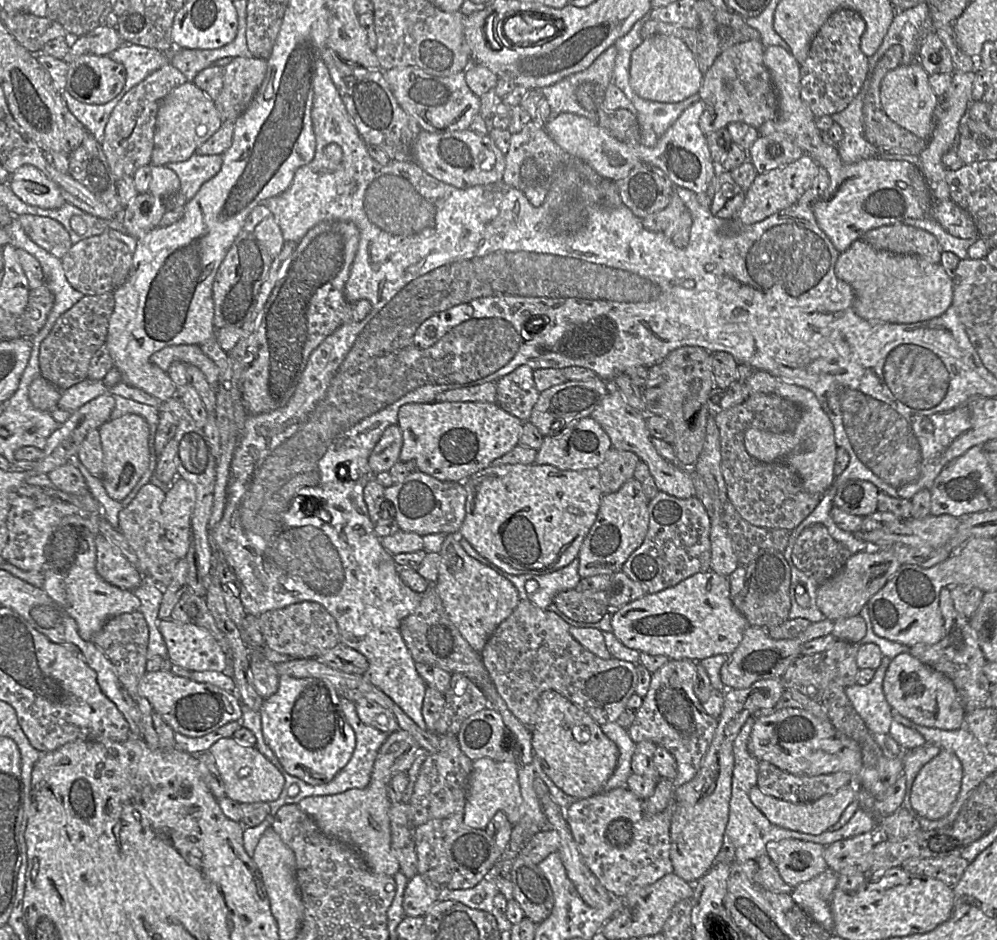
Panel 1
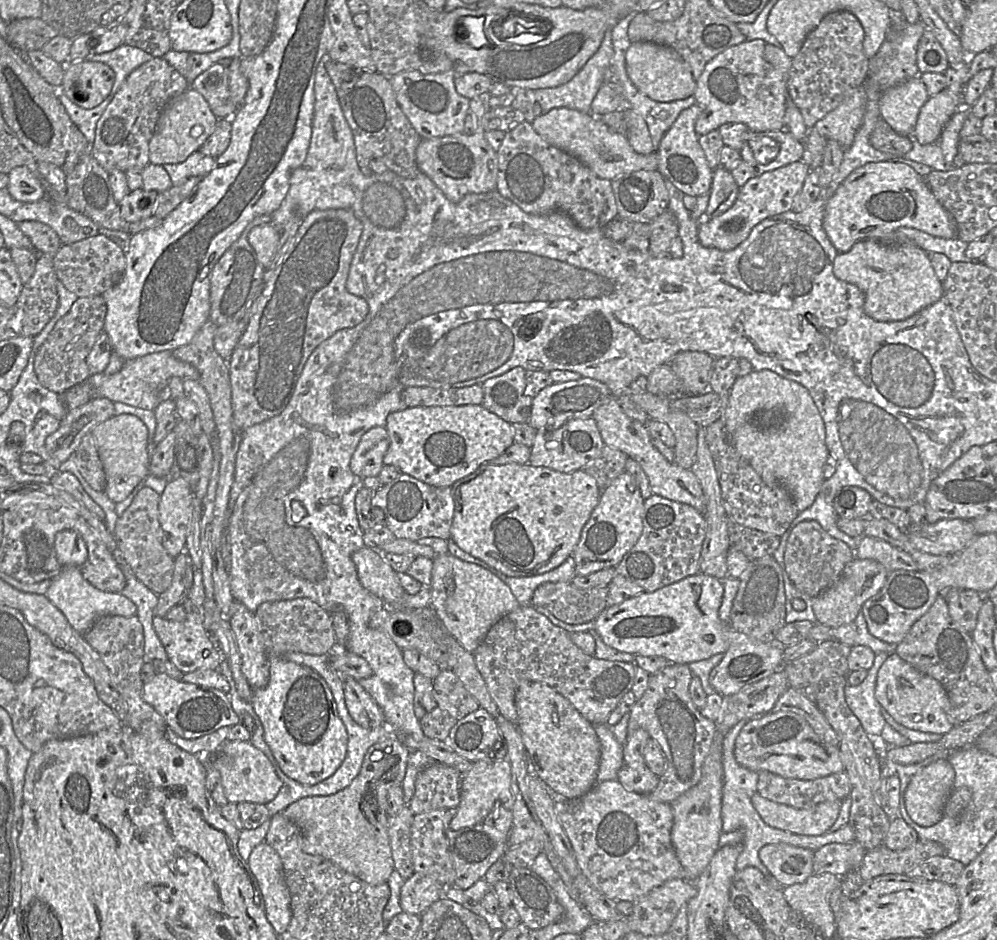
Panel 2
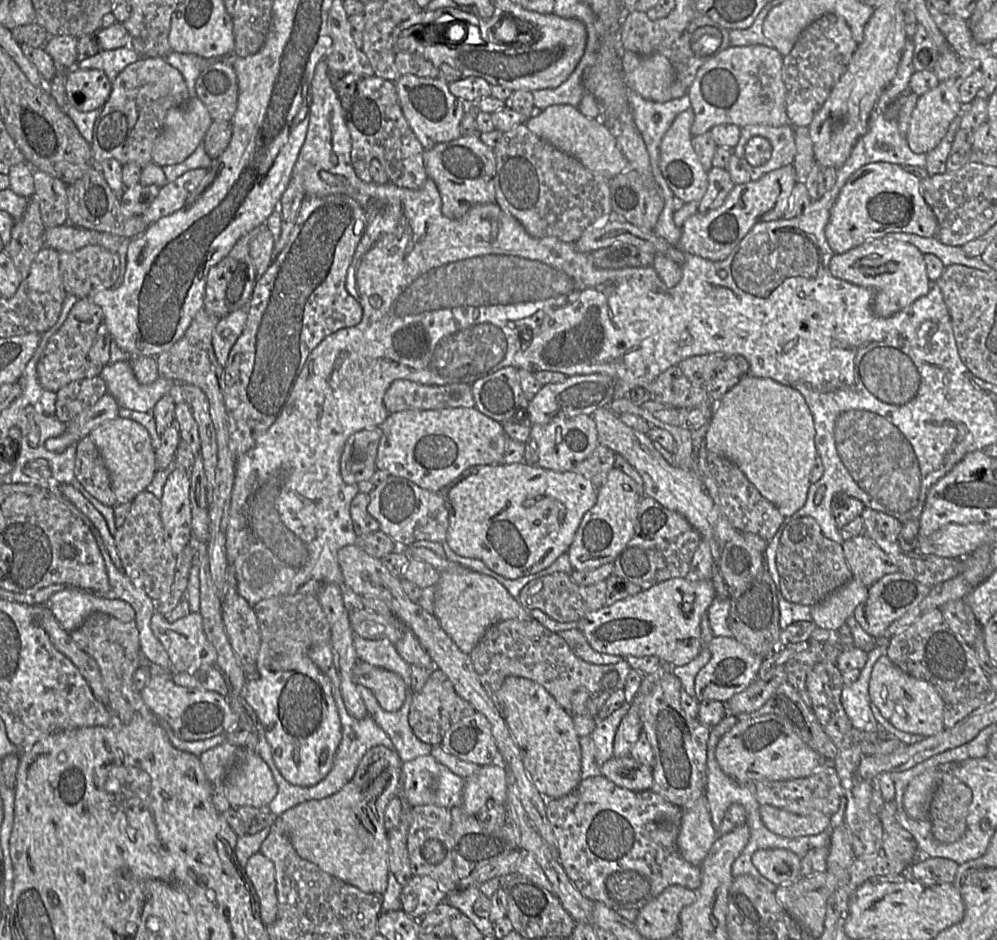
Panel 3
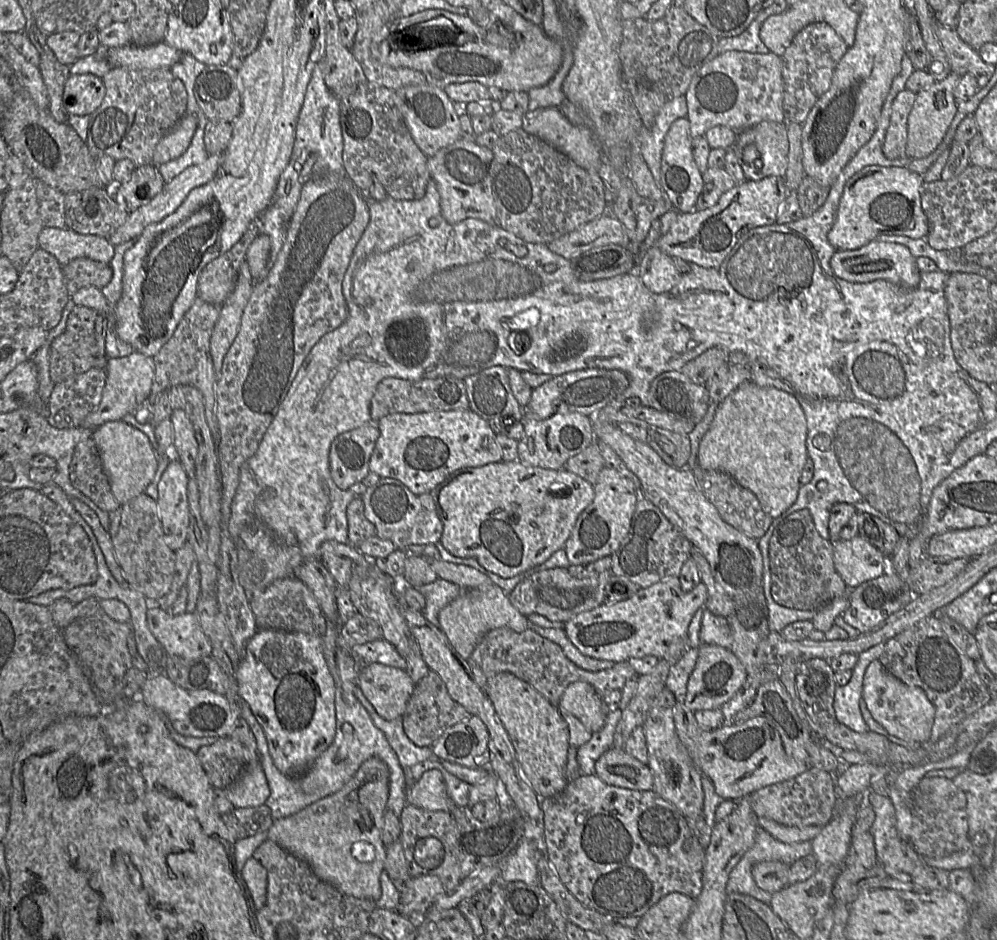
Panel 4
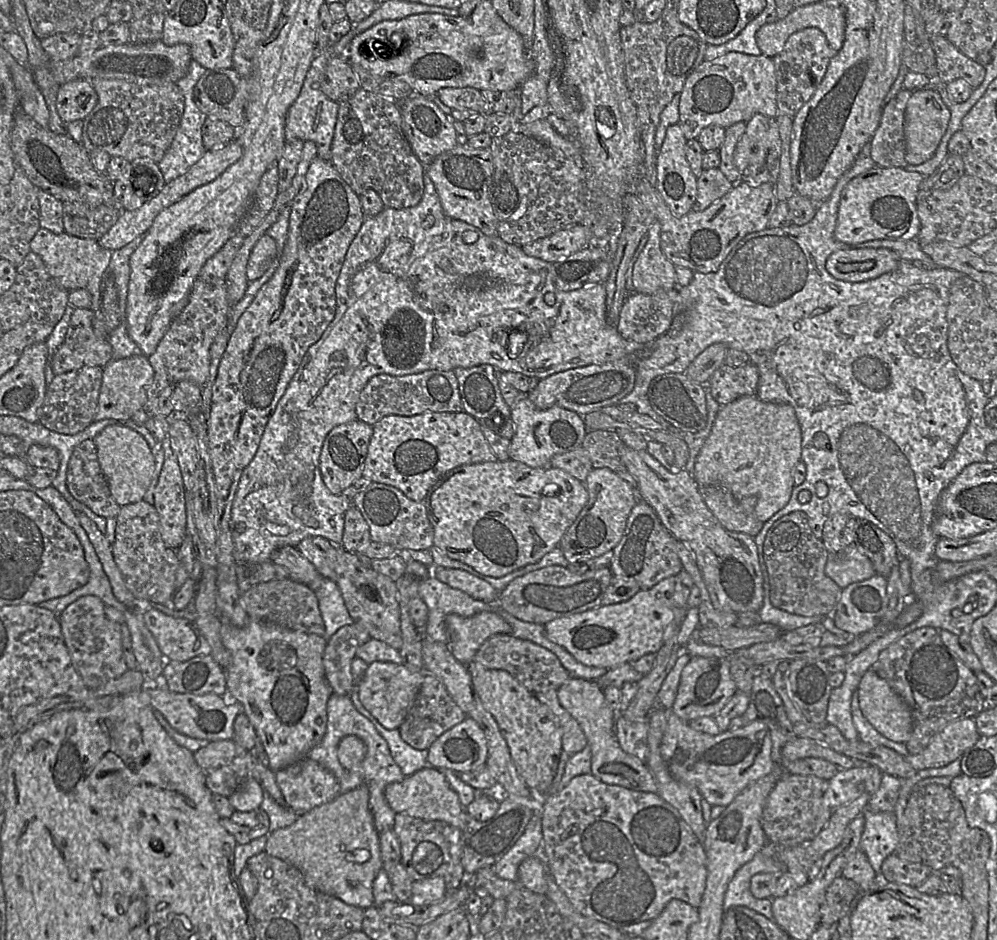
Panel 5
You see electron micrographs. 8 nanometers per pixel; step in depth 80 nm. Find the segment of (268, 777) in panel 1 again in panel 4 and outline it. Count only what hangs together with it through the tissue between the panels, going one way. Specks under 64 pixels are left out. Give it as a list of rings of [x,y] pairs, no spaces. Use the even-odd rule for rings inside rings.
[[[250,762],[241,776],[224,789],[235,808],[263,805],[270,794],[269,785],[260,762]]]

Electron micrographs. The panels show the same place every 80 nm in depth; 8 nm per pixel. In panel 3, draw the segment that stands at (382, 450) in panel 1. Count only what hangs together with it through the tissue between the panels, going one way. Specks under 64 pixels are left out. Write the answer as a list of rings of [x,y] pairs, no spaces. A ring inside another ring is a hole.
[[[380,427],[363,429],[350,435],[340,457],[340,474],[346,484],[370,480],[376,471],[376,455],[381,439]]]

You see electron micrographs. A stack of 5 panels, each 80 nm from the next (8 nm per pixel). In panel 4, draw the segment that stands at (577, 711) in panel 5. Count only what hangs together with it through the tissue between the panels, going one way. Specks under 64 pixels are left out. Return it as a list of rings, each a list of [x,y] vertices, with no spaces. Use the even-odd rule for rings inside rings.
[[[576,681],[564,691],[558,705],[579,719],[590,733],[596,733],[604,726],[607,712],[603,699],[589,683]],[[611,747],[595,763],[595,775],[608,785],[636,791],[652,791],[654,779],[648,765]]]

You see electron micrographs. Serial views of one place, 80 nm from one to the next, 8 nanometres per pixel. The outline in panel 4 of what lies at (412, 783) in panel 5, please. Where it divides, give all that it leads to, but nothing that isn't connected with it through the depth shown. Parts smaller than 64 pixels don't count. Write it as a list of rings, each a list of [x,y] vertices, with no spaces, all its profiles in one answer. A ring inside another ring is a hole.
[[[427,770],[406,789],[407,804],[429,810],[451,812],[453,805],[448,797],[446,785],[440,771]]]

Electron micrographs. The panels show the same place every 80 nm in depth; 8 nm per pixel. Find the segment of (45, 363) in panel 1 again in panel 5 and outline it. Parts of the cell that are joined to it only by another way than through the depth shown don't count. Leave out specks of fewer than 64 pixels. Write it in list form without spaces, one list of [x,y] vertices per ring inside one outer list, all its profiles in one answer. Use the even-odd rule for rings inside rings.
[[[108,270],[101,282],[100,310],[104,314],[102,322],[96,319],[95,312],[91,309],[74,309],[65,339],[52,359],[52,370],[54,375],[79,370],[85,366],[104,368],[113,359],[109,335],[120,324],[120,308],[117,286],[113,276],[108,274]]]

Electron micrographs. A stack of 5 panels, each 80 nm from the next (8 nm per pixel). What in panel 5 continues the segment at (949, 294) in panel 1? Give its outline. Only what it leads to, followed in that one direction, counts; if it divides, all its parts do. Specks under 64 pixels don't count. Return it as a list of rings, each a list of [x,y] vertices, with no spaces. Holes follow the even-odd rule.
[[[886,248],[839,249],[826,260],[826,270],[836,279],[861,282],[895,271],[901,259]]]

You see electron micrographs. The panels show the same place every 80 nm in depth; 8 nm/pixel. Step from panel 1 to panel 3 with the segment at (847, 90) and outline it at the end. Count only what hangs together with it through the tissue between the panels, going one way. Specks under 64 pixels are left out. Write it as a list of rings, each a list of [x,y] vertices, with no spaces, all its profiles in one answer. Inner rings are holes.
[[[827,13],[802,31],[791,52],[783,58],[786,113],[790,125],[809,126],[847,70],[857,46],[845,18],[837,14]]]

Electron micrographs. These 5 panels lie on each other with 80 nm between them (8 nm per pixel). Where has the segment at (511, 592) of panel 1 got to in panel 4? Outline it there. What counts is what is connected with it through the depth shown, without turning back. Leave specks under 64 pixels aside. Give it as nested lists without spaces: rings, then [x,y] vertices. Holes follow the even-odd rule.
[[[496,584],[464,591],[442,608],[438,614],[439,627],[455,651],[467,660],[482,638],[491,630],[507,627],[517,633],[529,629],[529,620],[510,602],[509,596]]]

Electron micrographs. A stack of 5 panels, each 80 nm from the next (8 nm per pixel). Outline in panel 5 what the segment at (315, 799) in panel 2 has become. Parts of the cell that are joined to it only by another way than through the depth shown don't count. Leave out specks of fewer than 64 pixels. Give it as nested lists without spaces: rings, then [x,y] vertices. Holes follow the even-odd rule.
[[[360,785],[340,793],[330,802],[300,814],[290,826],[270,832],[264,851],[298,868],[307,886],[366,910],[373,906],[373,881],[383,867],[379,837],[369,808],[369,790],[366,785]]]

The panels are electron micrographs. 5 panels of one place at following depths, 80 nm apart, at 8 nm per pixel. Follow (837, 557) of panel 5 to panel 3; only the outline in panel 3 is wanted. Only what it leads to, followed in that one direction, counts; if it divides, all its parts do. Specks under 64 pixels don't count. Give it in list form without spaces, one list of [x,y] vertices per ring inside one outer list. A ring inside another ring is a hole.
[[[858,535],[842,544],[852,578],[870,587],[883,576],[900,572],[899,567],[866,535]]]

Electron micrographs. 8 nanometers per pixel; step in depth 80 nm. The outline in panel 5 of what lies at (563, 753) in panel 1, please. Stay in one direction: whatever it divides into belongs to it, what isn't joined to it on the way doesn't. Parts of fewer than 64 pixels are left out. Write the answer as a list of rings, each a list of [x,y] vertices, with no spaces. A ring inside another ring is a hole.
[[[467,664],[472,686],[483,707],[494,717],[508,745],[519,776],[534,793],[545,793],[552,785],[562,753],[562,731],[545,704],[505,670]]]

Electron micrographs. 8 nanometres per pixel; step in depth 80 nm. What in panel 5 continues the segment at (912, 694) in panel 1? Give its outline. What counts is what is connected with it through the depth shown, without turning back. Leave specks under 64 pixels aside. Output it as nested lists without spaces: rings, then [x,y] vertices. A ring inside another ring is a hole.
[[[866,671],[856,692],[862,714],[881,735],[899,743],[910,739],[913,727],[910,707],[875,671]]]

